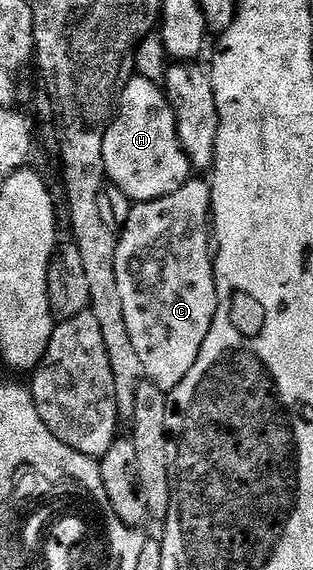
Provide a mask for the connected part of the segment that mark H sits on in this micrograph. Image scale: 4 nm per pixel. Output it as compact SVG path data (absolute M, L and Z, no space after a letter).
M134 75L125 83L119 107L103 138L103 162L106 177L138 204L175 194L191 179L189 159L179 142L177 119L158 81Z

